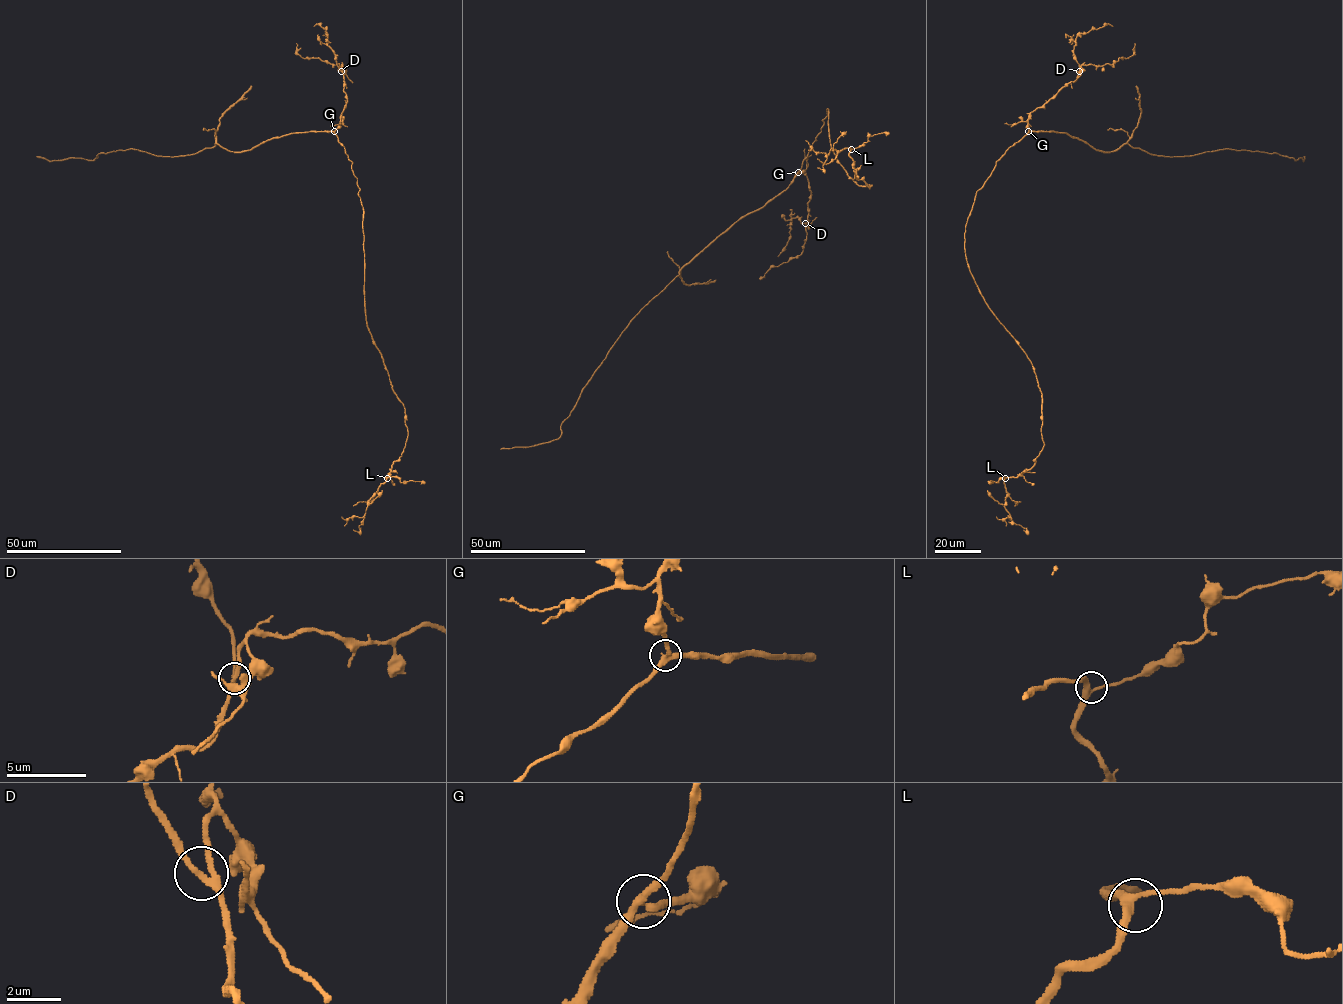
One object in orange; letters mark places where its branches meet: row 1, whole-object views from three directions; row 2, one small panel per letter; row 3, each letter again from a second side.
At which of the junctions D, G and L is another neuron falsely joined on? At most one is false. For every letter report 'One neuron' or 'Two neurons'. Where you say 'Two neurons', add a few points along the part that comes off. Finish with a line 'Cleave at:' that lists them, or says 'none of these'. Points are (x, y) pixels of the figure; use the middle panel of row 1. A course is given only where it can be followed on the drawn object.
D: One neuron
G: One neuron
L: One neuron
Cleave at: none of these

